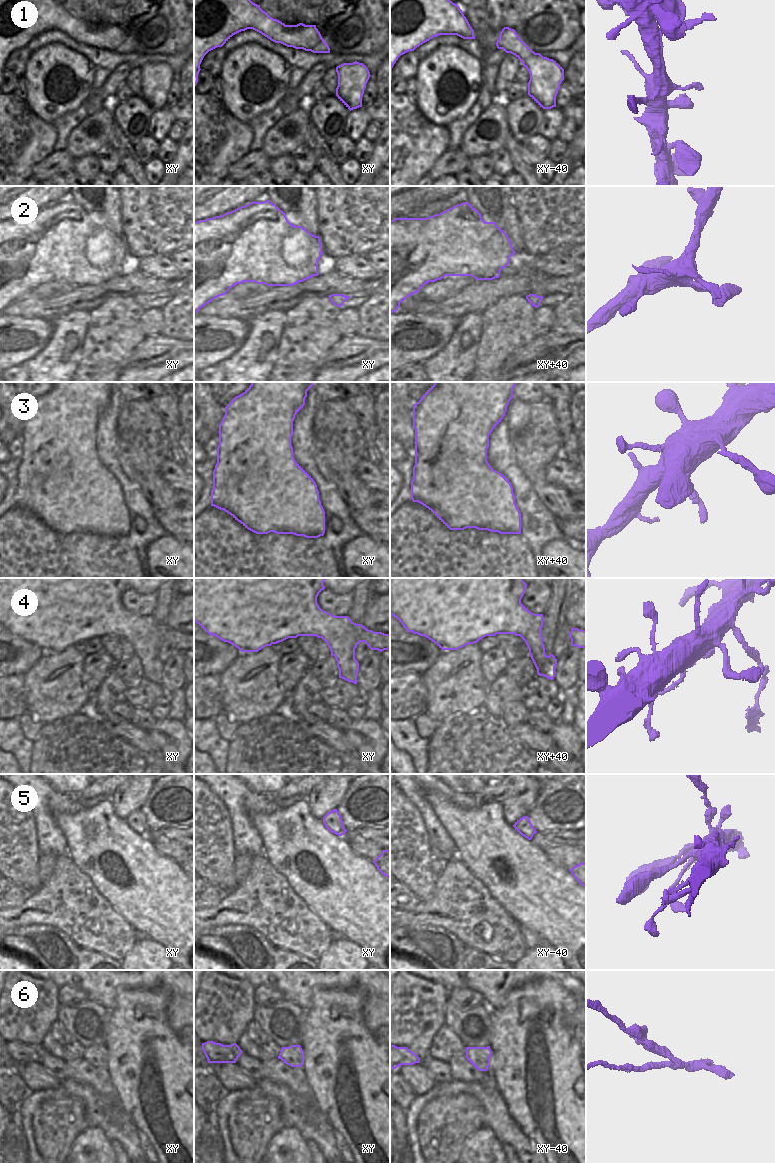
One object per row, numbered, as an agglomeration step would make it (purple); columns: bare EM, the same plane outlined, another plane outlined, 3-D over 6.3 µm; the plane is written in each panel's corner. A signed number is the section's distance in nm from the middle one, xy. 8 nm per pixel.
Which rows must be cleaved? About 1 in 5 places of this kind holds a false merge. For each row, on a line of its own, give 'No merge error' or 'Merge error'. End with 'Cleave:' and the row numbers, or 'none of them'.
1: No merge error
2: No merge error
3: No merge error
4: No merge error
5: No merge error
6: Merge error
Cleave: 6.

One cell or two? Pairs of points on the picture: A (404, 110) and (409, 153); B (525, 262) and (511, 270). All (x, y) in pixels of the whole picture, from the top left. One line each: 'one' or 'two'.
A: one
B: one

